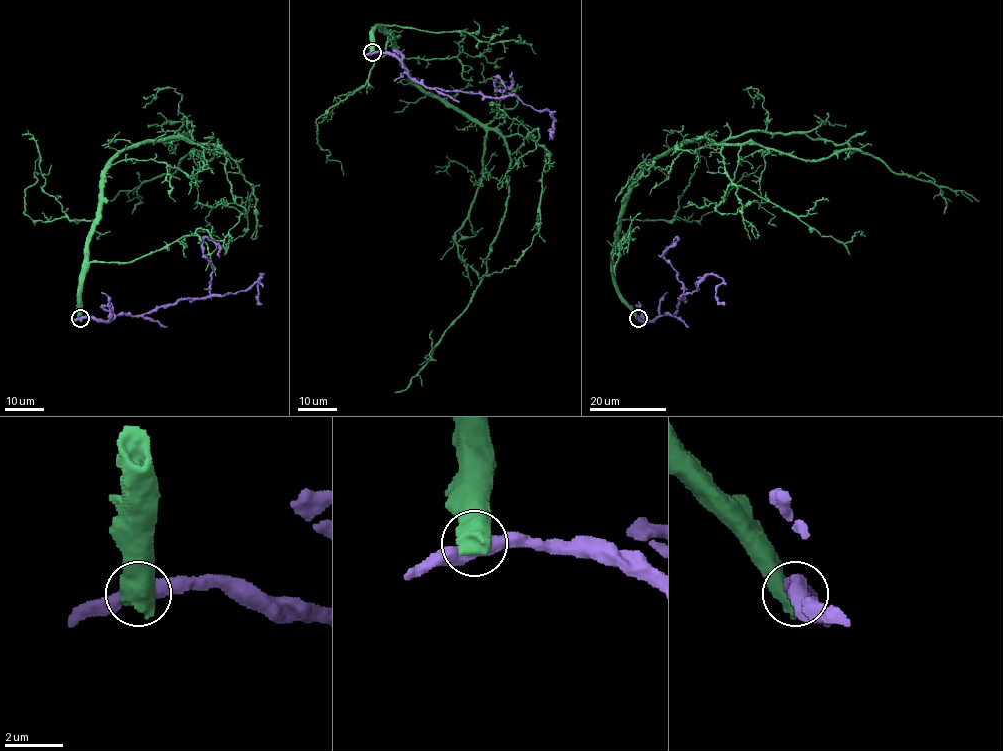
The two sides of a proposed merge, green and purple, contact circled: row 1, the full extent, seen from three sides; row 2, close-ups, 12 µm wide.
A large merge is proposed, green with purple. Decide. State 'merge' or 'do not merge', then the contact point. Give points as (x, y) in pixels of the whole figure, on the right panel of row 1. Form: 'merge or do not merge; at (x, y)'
do not merge; at (638, 318)

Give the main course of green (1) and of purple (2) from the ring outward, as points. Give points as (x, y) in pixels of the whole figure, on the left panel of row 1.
1: (80, 318), (100, 174), (143, 142), (218, 143), (209, 160), (194, 149), (172, 173), (102, 200)
2: (80, 318), (110, 321), (117, 315), (148, 314), (182, 299), (248, 290), (260, 274), (259, 305)

